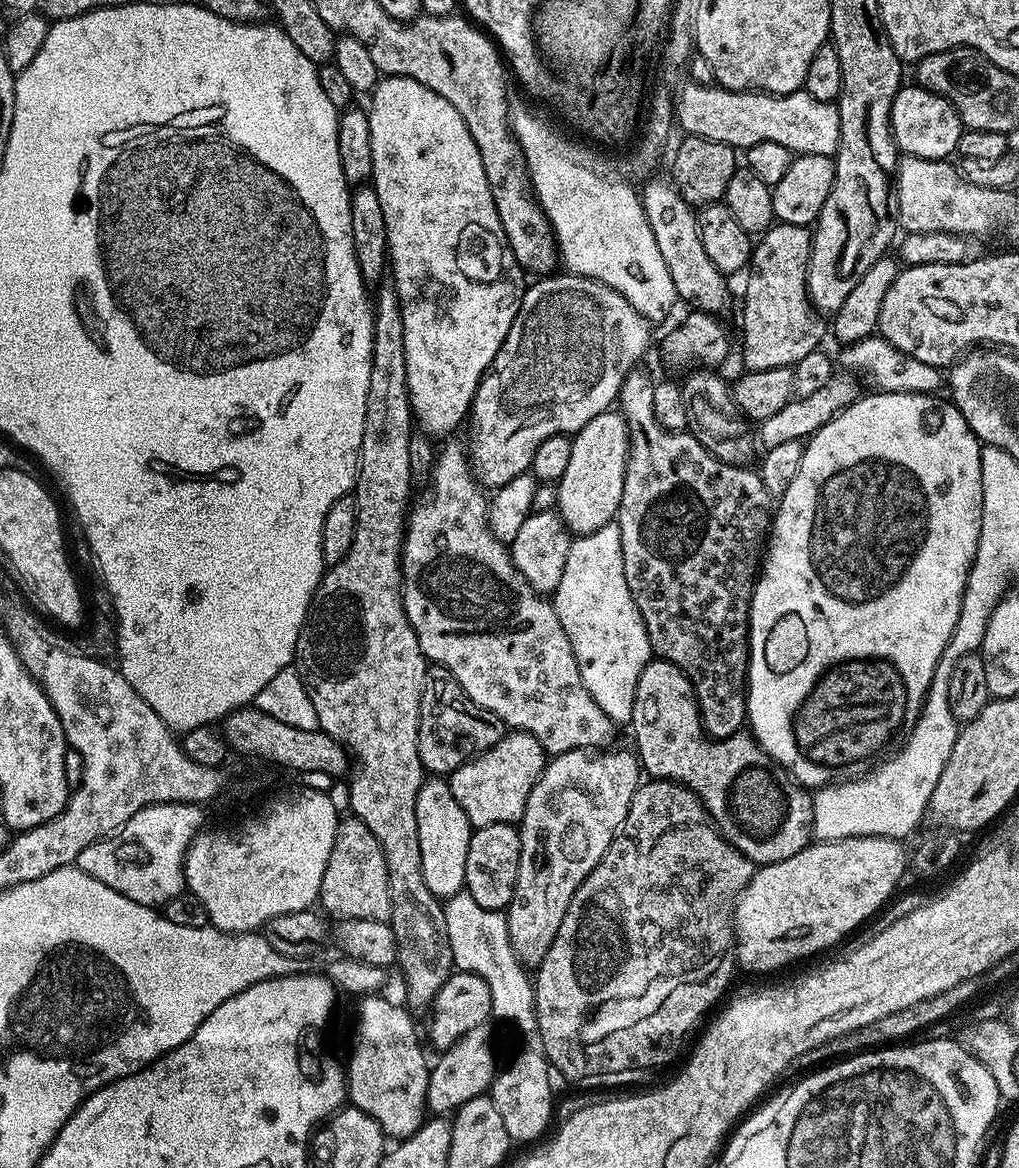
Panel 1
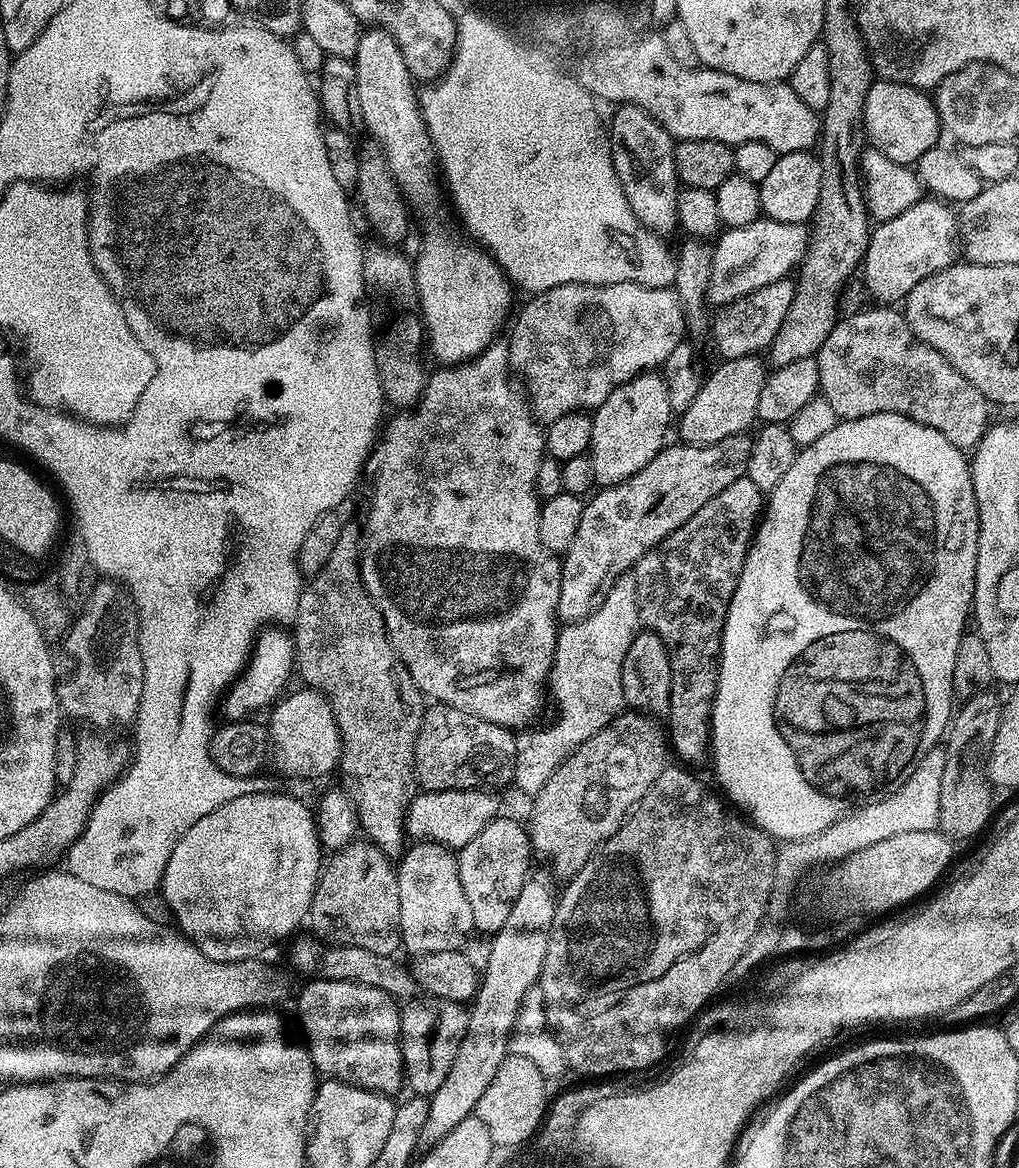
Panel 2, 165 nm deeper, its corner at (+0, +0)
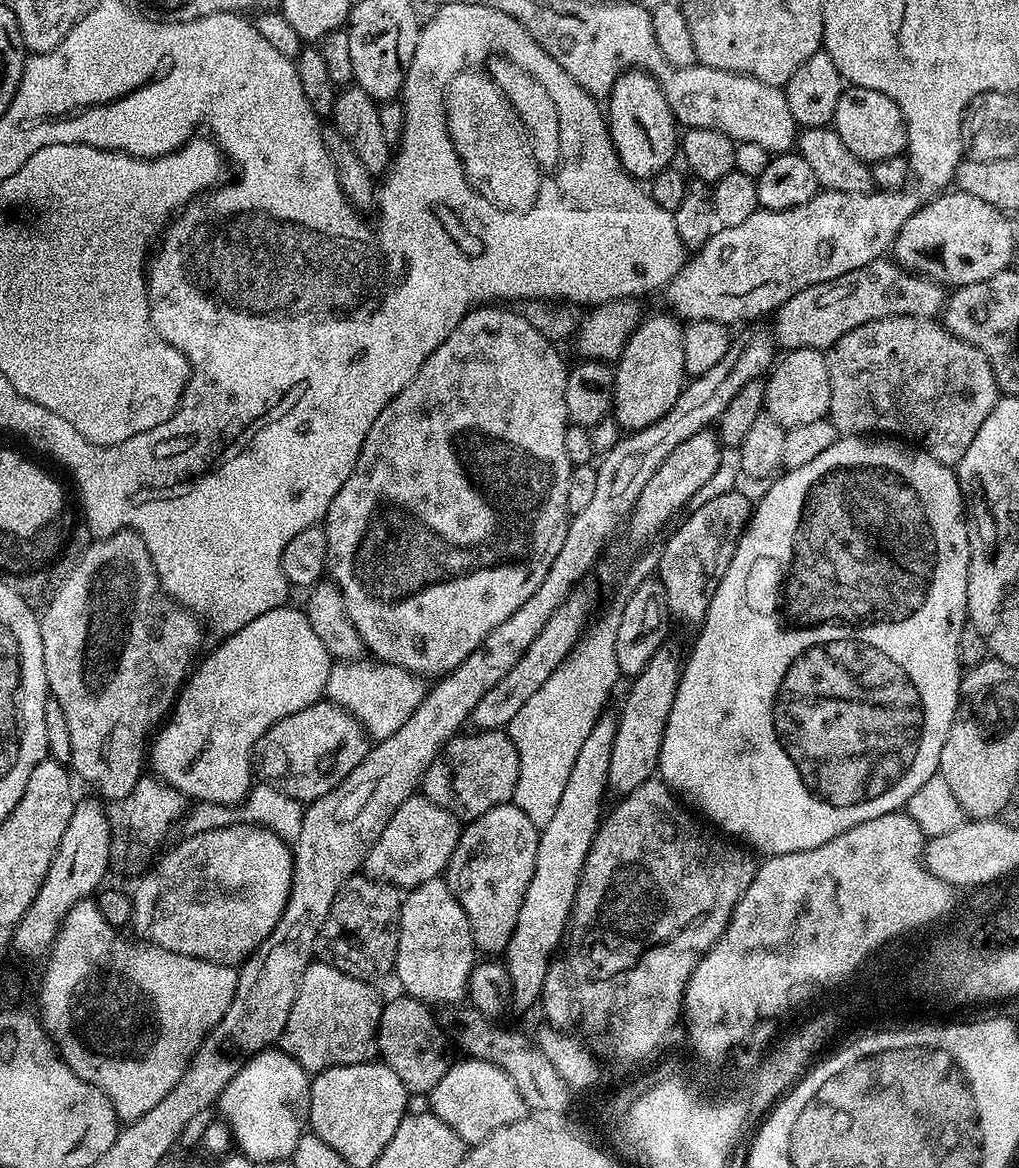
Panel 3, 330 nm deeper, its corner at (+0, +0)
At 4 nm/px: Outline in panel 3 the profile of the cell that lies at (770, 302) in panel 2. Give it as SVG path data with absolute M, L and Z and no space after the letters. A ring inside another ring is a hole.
M881 258L866 266L858 266L858 270L850 270L850 274L842 274L842 278L818 282L818 286L798 290L794 298L782 302L782 306L776 309L776 321L770 324L770 331L781 349L827 350L835 346L842 334L850 334L850 330L866 326L866 322L891 316L913 316L927 320L939 317L943 313L945 299L945 289L935 280L909 272L895 259Z

